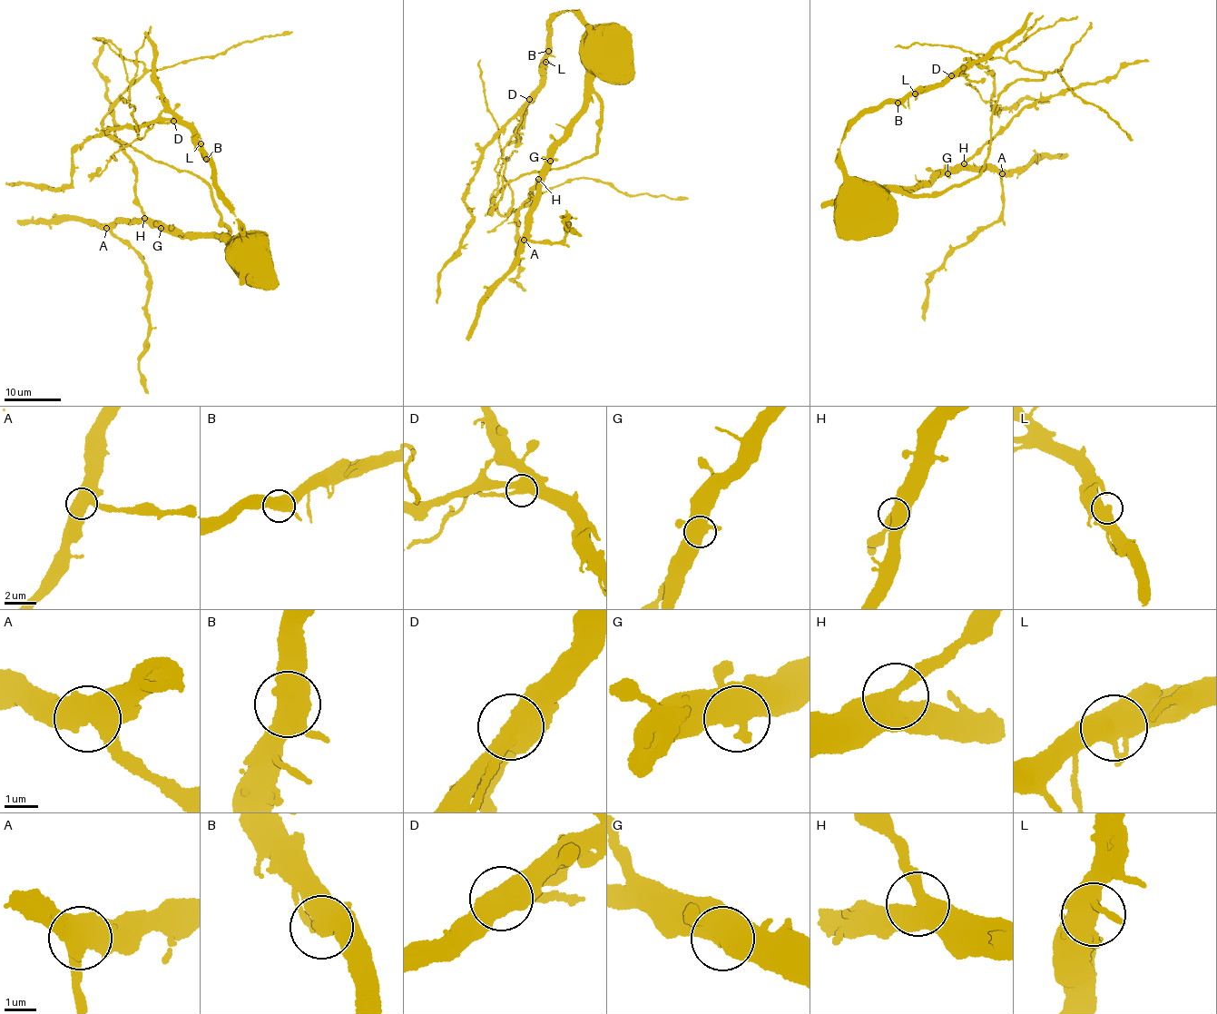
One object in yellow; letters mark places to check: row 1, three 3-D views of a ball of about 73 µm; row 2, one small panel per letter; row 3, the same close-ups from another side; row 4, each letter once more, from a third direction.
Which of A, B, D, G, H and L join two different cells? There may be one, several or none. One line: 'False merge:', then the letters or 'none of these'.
False merge: D

